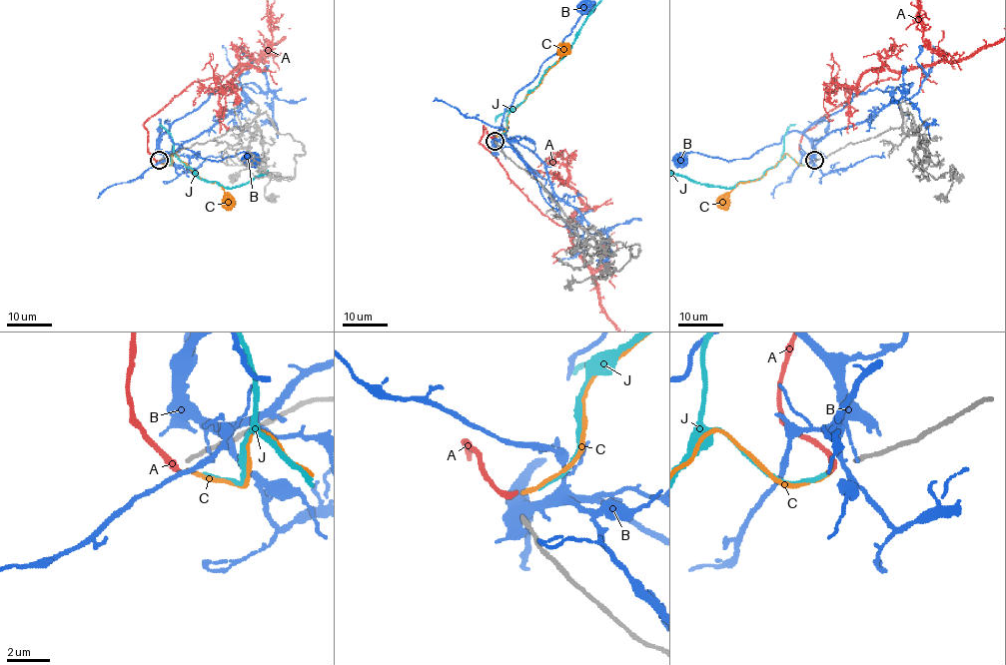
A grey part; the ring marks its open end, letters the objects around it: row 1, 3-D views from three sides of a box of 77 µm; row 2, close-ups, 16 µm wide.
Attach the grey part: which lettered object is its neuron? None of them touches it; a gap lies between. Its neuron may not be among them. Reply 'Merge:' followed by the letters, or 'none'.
Merge: C

